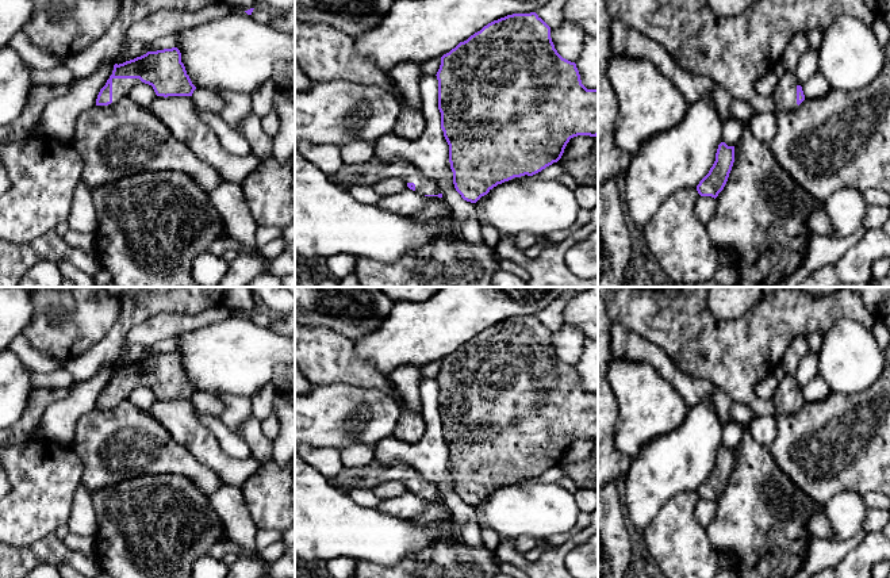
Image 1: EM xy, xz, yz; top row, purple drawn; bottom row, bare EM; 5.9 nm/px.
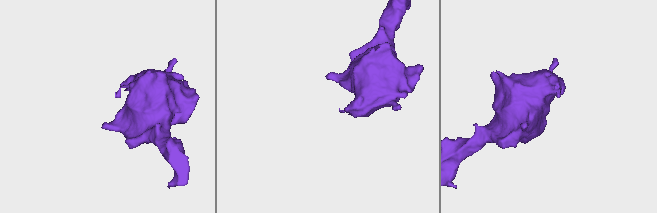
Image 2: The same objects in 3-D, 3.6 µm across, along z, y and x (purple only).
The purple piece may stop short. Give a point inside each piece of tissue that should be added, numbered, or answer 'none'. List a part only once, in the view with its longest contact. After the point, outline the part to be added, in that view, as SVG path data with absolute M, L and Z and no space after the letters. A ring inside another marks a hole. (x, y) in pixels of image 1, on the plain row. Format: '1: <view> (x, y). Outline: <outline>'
1: xy (121, 390). Outline: M112 382L112 406L127 399L133 390L141 387L139 382Z

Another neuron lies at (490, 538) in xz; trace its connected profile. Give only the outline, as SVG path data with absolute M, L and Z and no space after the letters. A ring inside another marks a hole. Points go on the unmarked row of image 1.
M487 527L482 528L480 532L484 547L492 554L495 554L499 546L499 533L496 533L494 529L490 529Z

